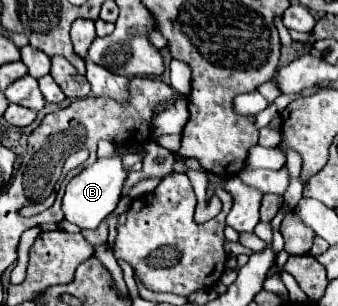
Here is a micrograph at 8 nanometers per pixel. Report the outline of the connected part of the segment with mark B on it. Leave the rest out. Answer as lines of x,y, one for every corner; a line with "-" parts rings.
116,148
116,156
114,158
98,158
92,166
84,168
78,176
74,176
68,186
66,186
66,194
62,198
62,212
64,218
80,228
98,228
98,224
116,208
118,200
120,200
120,192
122,192
122,184
126,180
126,172
122,168
122,154
126,152
136,152
136,148

